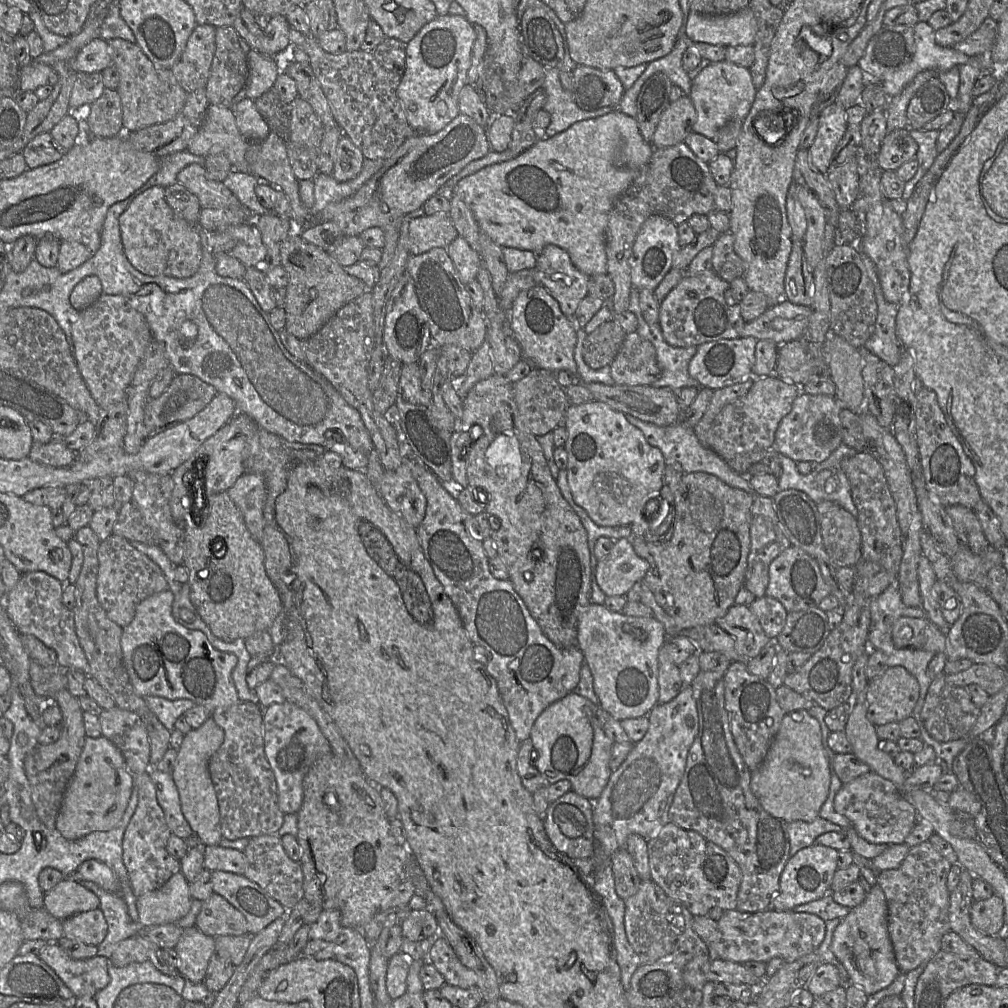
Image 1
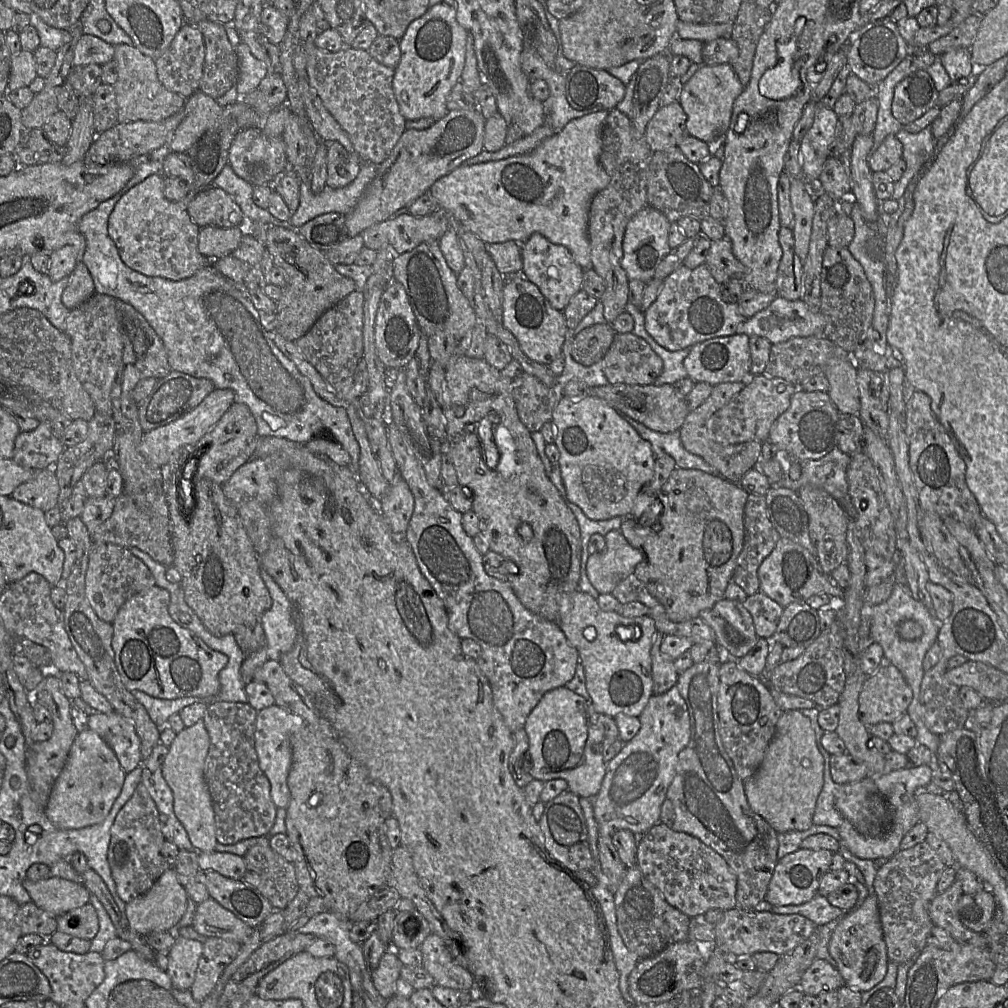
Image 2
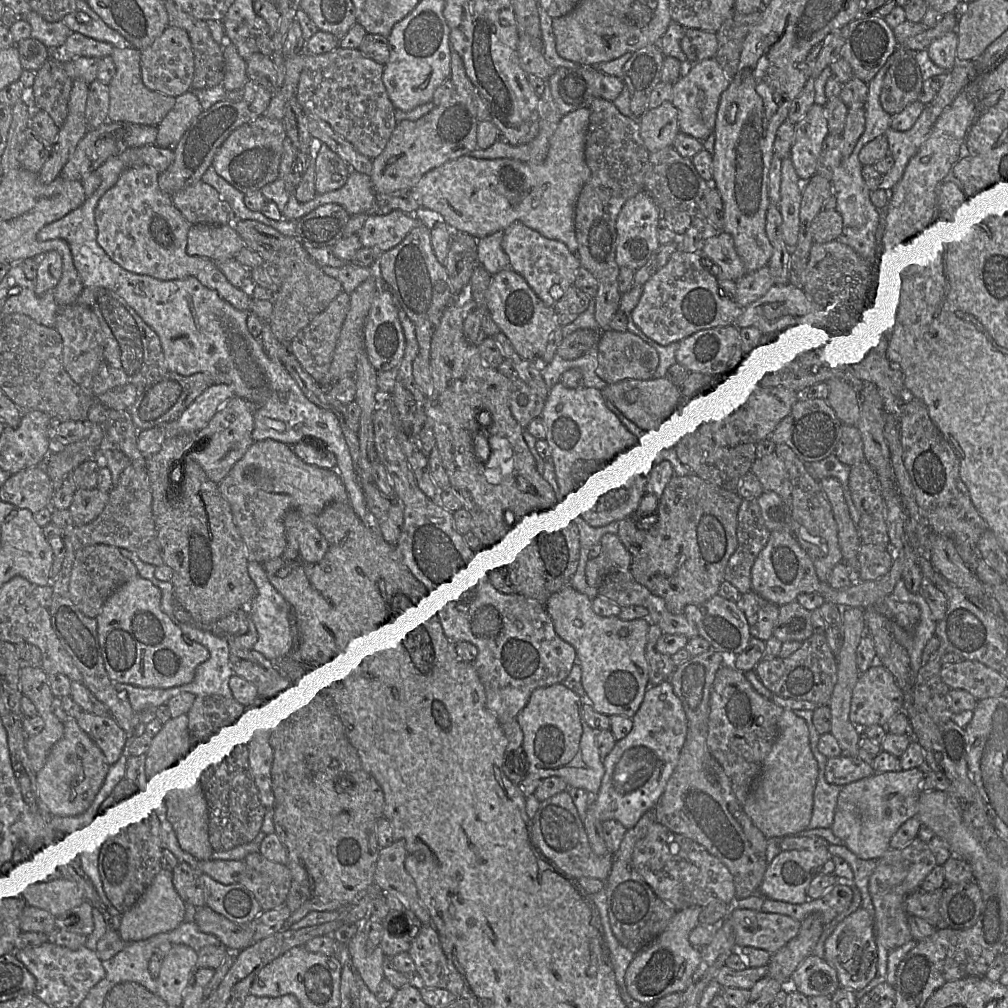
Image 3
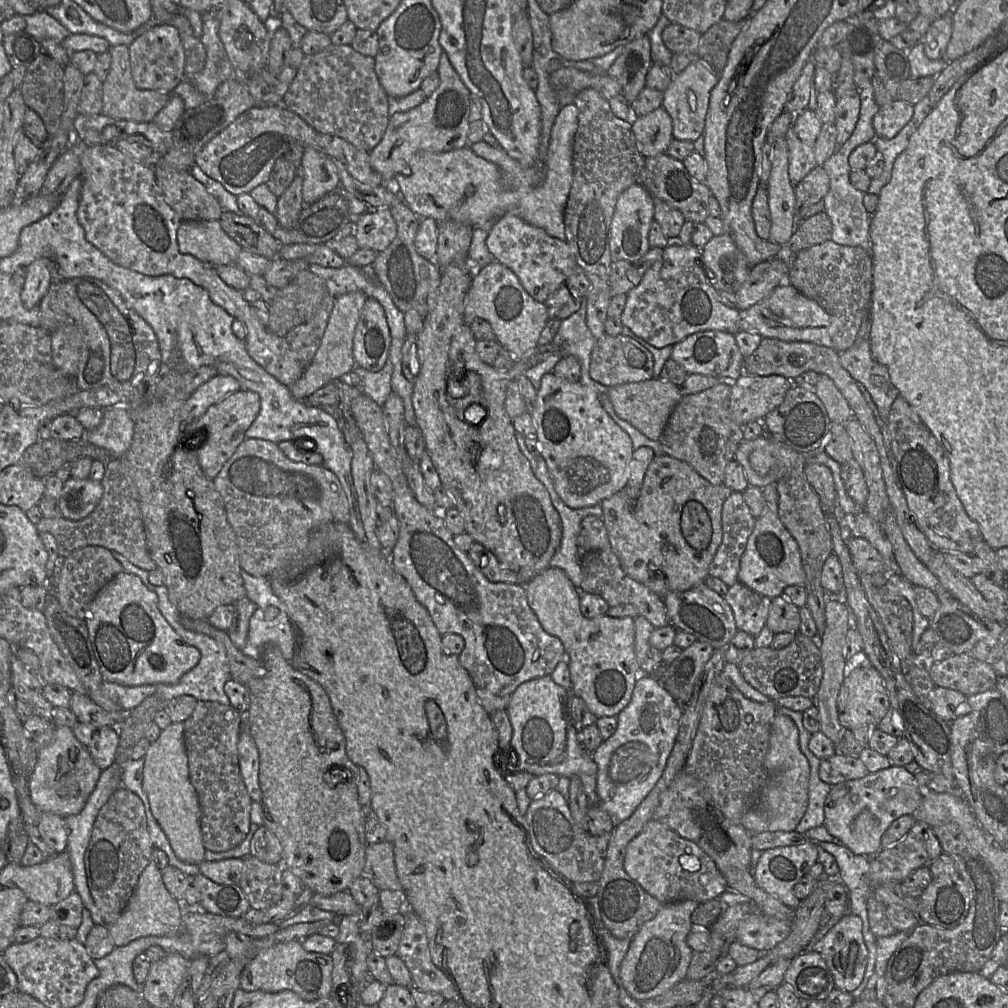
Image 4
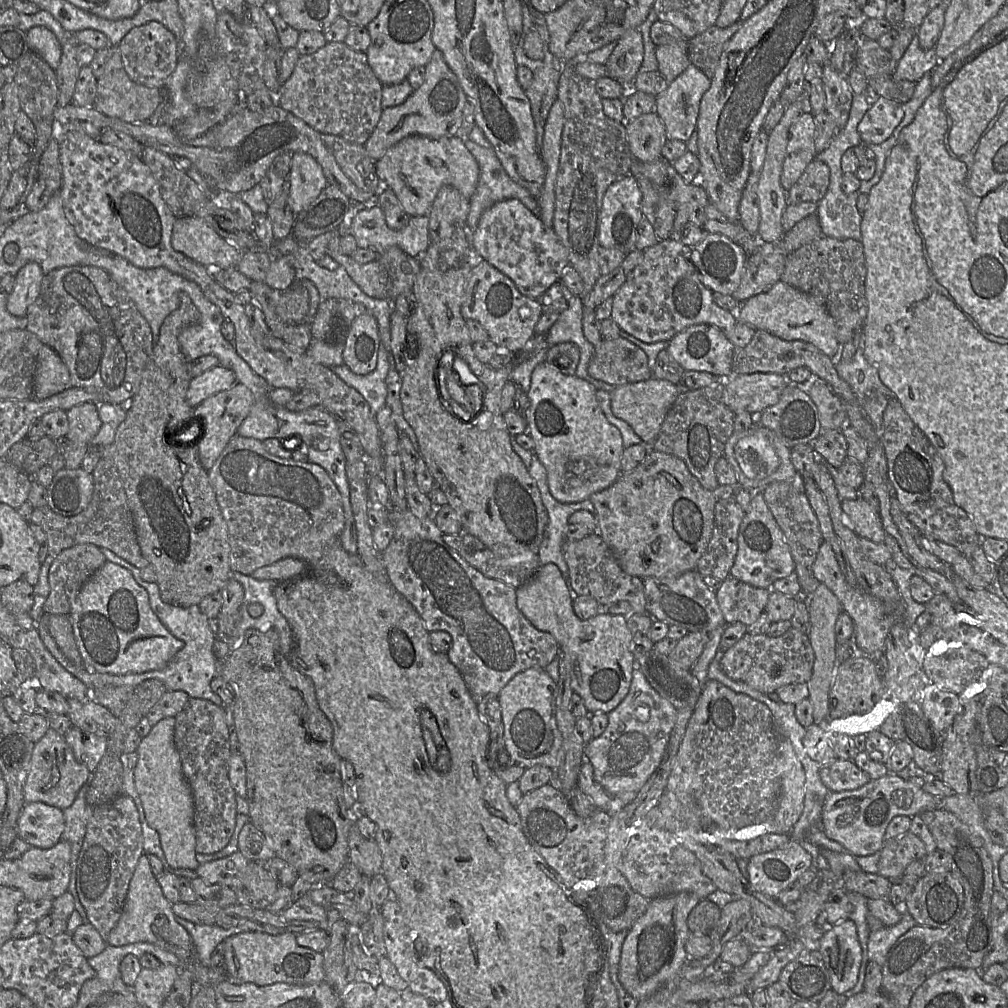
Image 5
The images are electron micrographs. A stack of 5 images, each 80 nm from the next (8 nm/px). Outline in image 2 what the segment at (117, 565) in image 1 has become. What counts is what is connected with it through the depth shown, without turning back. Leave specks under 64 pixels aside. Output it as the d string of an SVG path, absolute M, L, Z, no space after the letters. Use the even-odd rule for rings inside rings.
M93 542L85 578L85 595L101 620L112 623L129 598L154 586L156 581L150 569L128 548L109 542Z

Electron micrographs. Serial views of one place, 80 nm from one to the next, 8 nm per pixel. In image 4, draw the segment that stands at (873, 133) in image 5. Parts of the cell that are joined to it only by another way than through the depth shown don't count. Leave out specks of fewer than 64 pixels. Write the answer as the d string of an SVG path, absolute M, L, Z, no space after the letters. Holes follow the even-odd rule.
M892 101L883 105L873 118L876 137L892 139L911 120L914 105L905 101Z

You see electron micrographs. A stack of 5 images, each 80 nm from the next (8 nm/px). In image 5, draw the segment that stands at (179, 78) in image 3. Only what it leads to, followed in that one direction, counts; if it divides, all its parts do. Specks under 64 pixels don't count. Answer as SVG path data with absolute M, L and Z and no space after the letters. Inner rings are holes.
M150 21L132 28L117 46L124 68L133 81L147 87L165 88L179 59L173 32L159 22Z

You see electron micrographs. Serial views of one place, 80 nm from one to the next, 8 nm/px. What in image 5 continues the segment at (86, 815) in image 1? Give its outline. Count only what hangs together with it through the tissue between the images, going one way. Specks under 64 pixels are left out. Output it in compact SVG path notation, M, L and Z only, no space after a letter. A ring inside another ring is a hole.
M48 728L44 736L35 742L27 779L23 787L25 802L42 802L62 811L75 801L79 790L85 785L92 772L76 761L72 748L65 736Z

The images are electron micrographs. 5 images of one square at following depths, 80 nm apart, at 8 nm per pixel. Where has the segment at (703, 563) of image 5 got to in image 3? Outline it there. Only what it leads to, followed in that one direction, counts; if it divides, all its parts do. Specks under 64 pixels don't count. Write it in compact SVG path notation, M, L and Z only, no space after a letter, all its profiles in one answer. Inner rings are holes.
M743 498L738 511L738 545L724 571L725 581L742 594L752 591L751 569L770 535L771 531L762 518L757 498Z

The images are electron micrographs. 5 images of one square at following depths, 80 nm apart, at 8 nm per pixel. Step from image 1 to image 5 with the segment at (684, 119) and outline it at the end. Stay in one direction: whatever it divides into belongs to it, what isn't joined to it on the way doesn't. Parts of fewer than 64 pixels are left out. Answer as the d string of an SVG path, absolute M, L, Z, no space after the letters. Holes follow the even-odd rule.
M655 111L626 122L626 133L631 153L641 162L660 158L662 147L668 141L665 125Z

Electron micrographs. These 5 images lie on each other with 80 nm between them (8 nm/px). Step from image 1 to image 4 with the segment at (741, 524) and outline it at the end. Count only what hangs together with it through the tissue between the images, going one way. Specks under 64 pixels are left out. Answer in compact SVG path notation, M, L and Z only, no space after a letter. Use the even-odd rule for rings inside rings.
M666 454L657 455L647 468L636 499L621 490L600 503L611 549L625 573L660 598L669 592L683 592L705 583L709 566L723 537L722 507L732 493L724 484L713 485L708 482L685 461Z

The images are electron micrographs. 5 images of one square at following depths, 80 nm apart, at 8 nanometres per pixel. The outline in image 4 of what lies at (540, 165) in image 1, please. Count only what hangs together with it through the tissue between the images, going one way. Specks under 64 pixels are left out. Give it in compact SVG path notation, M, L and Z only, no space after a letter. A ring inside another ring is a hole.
M574 104L560 108L551 130L545 178L538 186L522 185L494 163L477 156L469 145L449 152L421 152L410 161L409 175L397 175L385 185L397 191L420 218L454 221L476 229L511 214L566 242L564 212L573 181L573 142L578 115Z

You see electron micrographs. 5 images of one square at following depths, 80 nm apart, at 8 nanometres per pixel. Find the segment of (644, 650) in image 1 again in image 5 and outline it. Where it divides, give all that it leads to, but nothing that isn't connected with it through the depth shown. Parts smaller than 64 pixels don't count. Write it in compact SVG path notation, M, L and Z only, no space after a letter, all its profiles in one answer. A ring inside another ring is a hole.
M555 564L541 565L535 574L516 589L517 607L540 631L550 633L558 642L560 654L569 663L573 692L579 695L590 714L606 713L615 709L629 692L635 657L631 652L631 632L623 615L611 615L600 611L587 620L581 620L573 610L574 595L561 571Z

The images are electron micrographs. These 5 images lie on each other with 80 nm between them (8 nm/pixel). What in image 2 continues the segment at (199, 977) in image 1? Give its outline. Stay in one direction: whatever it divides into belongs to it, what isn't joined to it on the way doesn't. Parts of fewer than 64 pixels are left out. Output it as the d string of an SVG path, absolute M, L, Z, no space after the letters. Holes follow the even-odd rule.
M177 937L169 950L167 974L176 990L189 990L192 986L204 943L184 937Z

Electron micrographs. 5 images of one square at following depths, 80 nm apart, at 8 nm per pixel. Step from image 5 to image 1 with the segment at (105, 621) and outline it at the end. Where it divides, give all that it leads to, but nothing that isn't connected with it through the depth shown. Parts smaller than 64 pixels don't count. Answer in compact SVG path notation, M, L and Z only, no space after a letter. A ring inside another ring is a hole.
M170 590L146 598L137 605L131 623L123 628L123 664L135 693L142 698L189 699L210 712L239 702L232 678L237 657L214 648L203 632L178 624L172 616L173 601Z

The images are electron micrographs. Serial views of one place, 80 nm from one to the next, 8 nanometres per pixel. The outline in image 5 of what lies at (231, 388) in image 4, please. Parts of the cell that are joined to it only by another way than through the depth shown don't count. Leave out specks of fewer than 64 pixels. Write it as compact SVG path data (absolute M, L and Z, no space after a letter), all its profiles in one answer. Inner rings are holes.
M221 365L215 367L190 381L187 403L195 408L207 398L230 389L236 383L239 382L234 371Z

